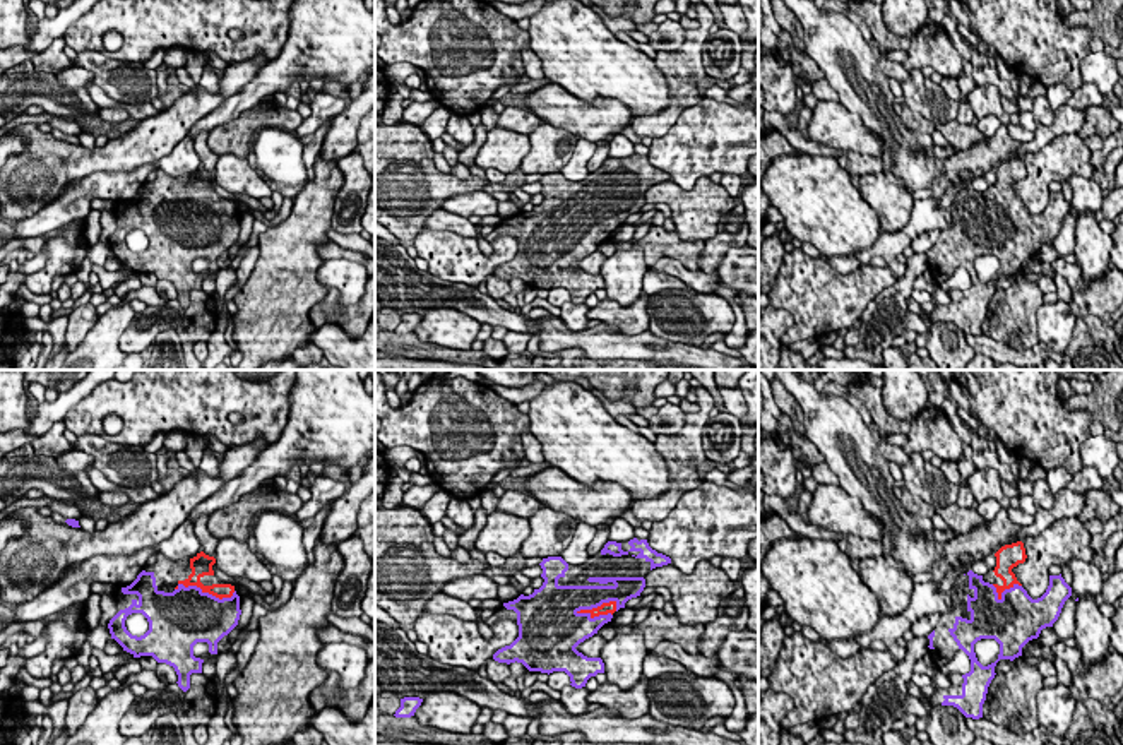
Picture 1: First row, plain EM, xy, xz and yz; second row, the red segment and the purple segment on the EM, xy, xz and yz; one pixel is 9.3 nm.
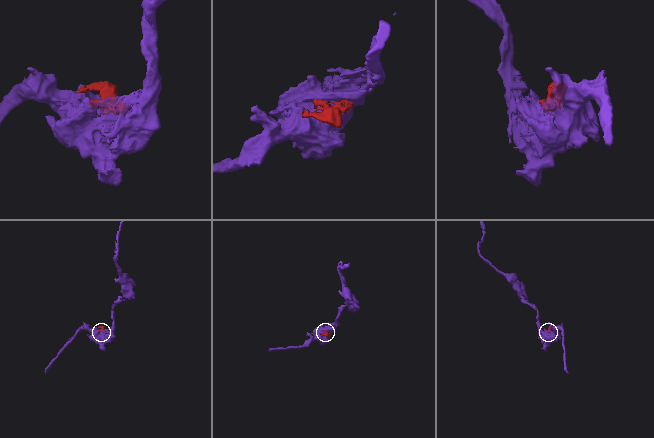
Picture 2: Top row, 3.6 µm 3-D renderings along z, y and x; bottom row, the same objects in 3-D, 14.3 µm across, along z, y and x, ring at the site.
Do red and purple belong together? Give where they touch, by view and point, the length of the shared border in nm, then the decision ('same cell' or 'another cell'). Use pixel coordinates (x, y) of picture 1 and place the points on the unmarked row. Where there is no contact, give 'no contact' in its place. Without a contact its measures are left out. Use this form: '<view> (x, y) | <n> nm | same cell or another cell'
xz (598, 223) | 420 nm | same cell

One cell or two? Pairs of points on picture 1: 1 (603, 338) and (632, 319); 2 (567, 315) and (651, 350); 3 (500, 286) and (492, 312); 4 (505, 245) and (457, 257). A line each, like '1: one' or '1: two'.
1: two
2: two
3: two
4: one

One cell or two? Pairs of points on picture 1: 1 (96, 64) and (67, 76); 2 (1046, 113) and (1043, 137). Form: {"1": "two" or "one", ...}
{"1": "two", "2": "two"}

